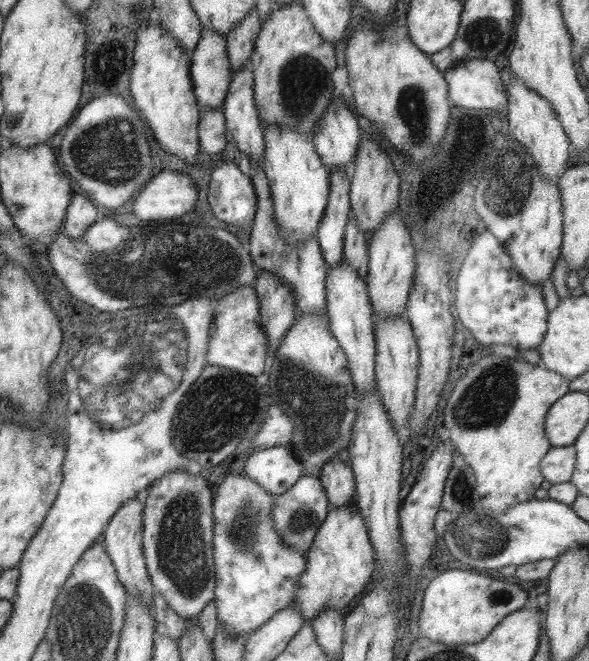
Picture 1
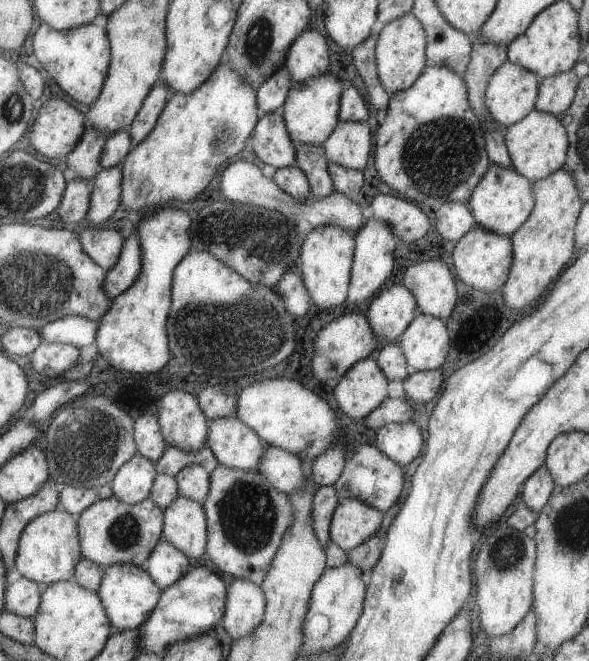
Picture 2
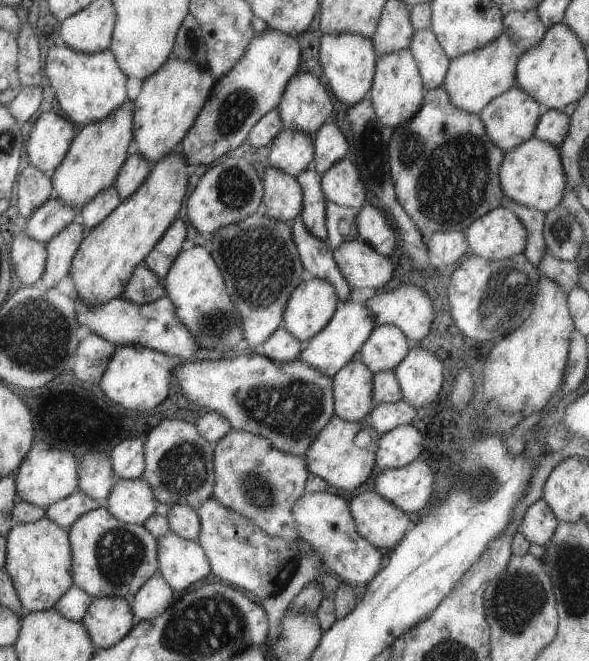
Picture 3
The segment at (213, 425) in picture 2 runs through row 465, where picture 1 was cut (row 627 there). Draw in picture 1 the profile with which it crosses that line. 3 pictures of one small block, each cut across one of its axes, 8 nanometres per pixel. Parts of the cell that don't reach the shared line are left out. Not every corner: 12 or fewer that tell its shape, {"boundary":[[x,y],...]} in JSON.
{"boundary":[[243,472],[212,500],[218,624],[248,635],[290,606],[303,553]]}

